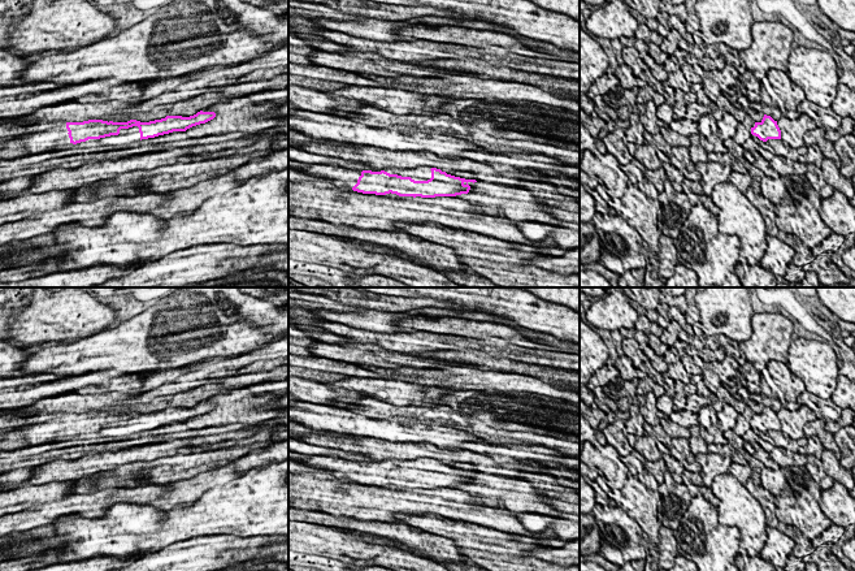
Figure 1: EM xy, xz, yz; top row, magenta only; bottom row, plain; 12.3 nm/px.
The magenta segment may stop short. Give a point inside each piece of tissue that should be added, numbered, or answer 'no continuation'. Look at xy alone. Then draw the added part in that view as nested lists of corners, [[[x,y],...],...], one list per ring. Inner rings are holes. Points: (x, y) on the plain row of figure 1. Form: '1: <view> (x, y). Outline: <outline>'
1: xy (131, 425). Outline: [[[138,418],[121,420],[120,427],[122,427],[123,429],[118,432],[118,436],[130,436],[140,432],[140,424]]]

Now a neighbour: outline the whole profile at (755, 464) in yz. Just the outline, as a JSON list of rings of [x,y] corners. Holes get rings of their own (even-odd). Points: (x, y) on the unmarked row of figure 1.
[[[745,447],[738,449],[738,451],[743,455],[743,458],[747,460],[747,464],[752,470],[751,479],[754,484],[760,485],[760,472],[764,464],[751,455]]]

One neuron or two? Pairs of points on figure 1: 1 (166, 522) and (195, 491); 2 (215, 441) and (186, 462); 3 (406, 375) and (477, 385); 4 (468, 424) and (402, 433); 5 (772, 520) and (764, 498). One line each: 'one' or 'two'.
1: two
2: two
3: one
4: two
5: one

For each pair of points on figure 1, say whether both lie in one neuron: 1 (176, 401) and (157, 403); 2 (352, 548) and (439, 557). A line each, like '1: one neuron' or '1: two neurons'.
1: one neuron
2: two neurons

